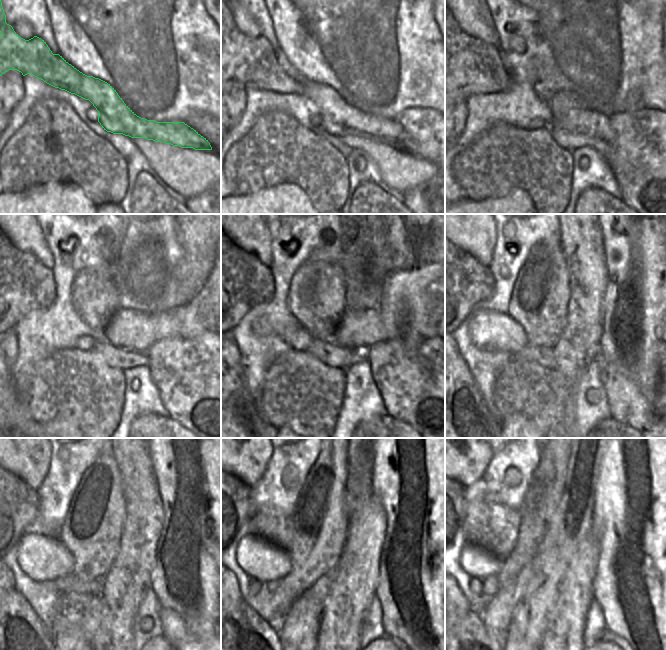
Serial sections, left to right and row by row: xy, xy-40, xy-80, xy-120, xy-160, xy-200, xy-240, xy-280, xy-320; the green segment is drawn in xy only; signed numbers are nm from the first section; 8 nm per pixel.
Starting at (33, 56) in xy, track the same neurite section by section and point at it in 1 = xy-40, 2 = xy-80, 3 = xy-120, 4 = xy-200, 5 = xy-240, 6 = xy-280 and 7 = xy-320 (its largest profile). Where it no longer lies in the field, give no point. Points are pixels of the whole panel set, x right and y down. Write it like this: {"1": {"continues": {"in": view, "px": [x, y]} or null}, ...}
{"1": {"continues": {"in": "xy-40", "px": [241, 58]}}, "2": {"continues": {"in": "xy-80", "px": [465, 65]}}, "3": {"continues": {"in": "xy-120", "px": [17, 283]}}, "4": {"continues": {"in": "xy-200", "px": [465, 283]}}, "5": {"continues": {"in": "xy-240", "px": [17, 506]}}, "6": {"continues": {"in": "xy-280", "px": [241, 507]}}, "7": {"continues": {"in": "xy-320", "px": [465, 500]}}}

